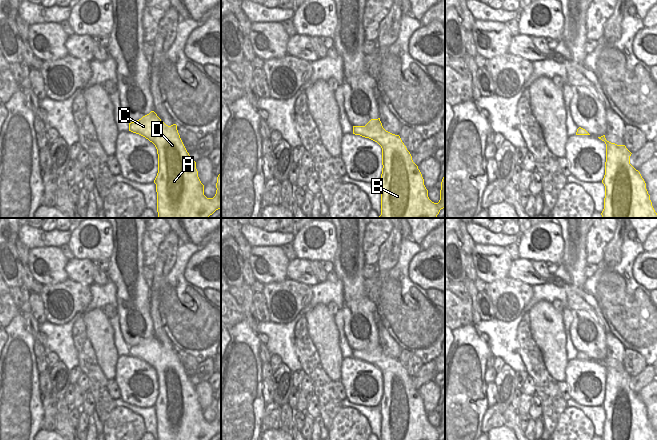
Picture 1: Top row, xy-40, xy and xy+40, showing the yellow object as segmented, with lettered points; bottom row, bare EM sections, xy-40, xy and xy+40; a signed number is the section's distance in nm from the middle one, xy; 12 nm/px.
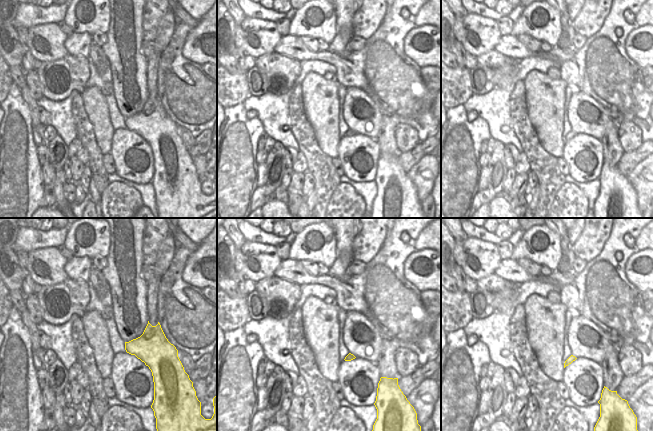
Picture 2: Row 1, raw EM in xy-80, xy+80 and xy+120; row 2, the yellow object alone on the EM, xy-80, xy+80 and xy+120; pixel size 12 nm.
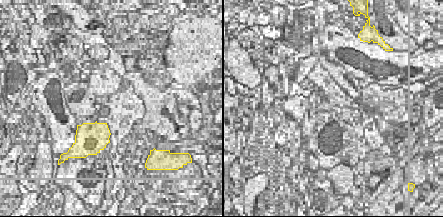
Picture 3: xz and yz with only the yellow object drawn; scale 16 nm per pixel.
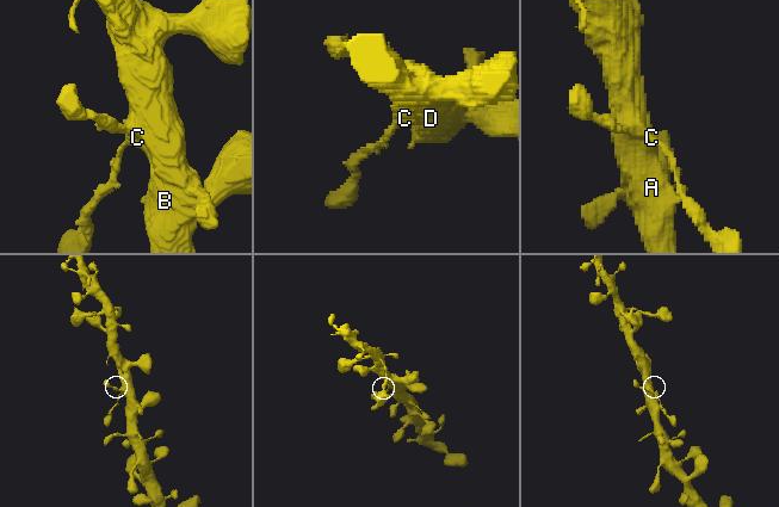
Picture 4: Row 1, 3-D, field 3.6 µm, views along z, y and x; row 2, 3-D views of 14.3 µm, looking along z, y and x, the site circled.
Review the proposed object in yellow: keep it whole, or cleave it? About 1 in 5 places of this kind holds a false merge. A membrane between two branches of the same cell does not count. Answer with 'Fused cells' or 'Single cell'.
Single cell

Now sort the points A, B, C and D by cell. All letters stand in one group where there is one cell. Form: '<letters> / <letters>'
A B C D

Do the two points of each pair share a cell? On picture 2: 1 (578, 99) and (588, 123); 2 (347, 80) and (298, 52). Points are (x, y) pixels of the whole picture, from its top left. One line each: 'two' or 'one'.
1: one
2: one

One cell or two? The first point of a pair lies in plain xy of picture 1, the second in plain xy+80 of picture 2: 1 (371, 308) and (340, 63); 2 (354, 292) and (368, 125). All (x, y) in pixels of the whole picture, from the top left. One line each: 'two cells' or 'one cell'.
1: one cell
2: one cell

